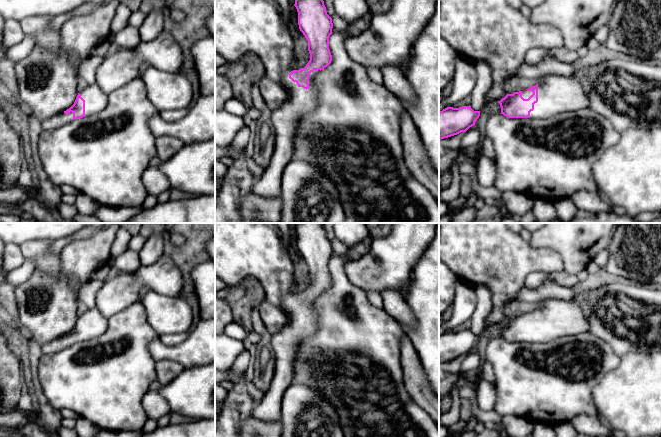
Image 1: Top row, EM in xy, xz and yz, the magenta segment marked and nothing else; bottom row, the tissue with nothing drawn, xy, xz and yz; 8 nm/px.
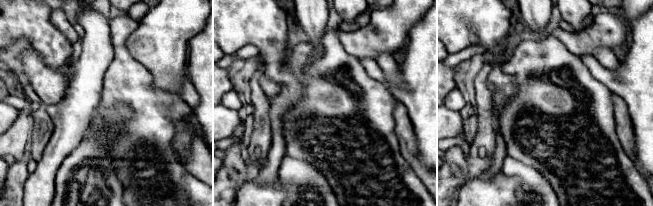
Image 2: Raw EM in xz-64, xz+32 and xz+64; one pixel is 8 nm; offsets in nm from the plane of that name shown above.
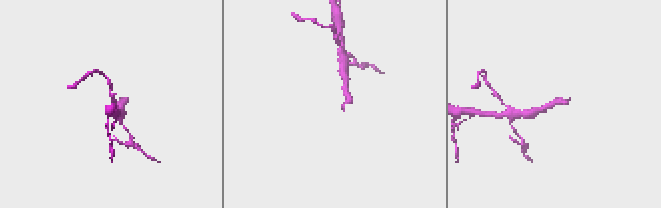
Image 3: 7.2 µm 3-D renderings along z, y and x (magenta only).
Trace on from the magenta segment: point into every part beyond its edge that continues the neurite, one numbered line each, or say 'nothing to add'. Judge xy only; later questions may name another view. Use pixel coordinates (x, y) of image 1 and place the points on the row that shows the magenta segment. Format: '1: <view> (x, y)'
1: xy (96, 99)

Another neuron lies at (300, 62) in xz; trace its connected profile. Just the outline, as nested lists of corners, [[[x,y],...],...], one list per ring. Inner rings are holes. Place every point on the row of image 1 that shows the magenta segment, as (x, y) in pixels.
[[[308,50],[303,53],[302,57],[296,55],[293,63],[293,70],[299,70],[301,68],[304,68],[306,64],[309,62],[309,60],[310,60],[310,53]]]

